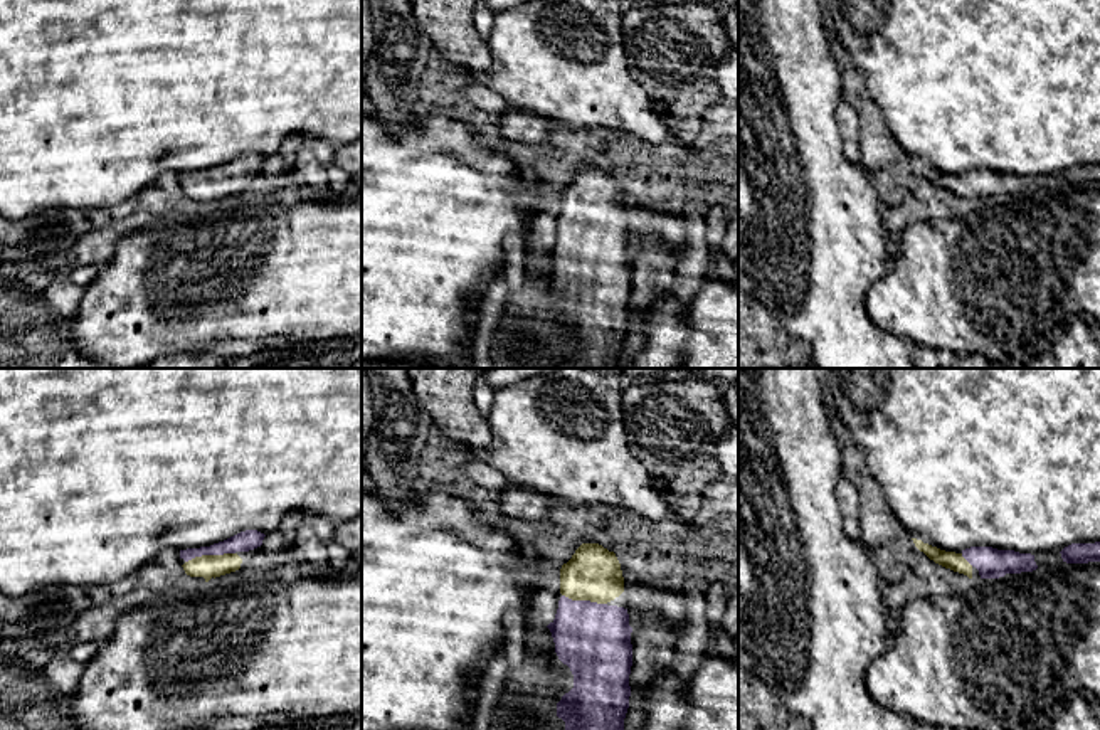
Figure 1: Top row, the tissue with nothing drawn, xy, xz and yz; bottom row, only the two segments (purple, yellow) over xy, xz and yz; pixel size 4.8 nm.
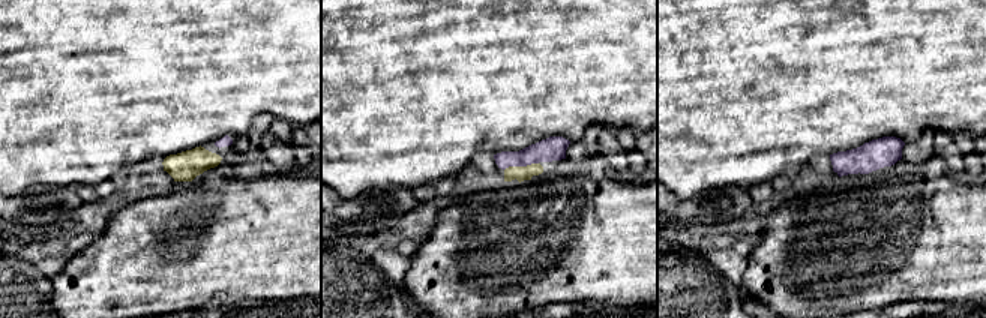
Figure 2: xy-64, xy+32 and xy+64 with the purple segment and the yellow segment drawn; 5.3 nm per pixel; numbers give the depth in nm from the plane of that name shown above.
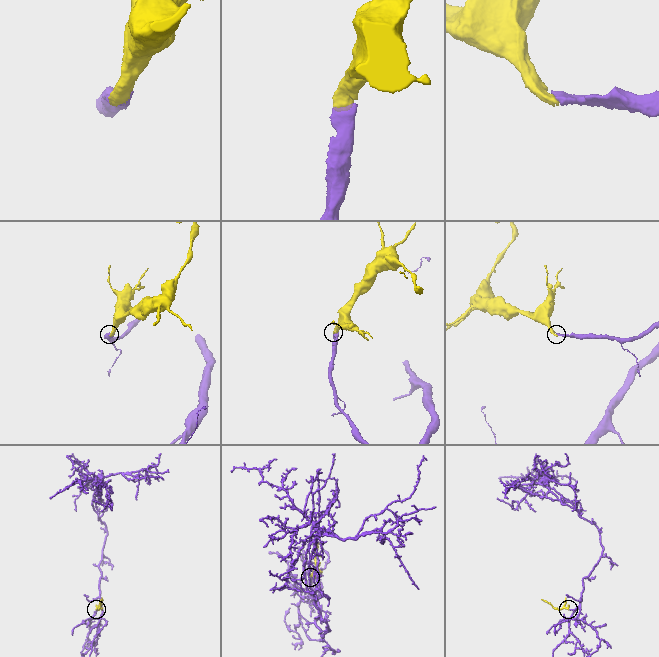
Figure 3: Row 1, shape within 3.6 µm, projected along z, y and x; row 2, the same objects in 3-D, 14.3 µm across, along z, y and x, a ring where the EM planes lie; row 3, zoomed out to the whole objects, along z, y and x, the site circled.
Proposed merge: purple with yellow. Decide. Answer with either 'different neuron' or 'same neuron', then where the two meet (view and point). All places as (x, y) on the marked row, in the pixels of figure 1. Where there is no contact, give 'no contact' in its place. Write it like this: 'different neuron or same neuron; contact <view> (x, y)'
same neuron; contact xy (209, 554)

